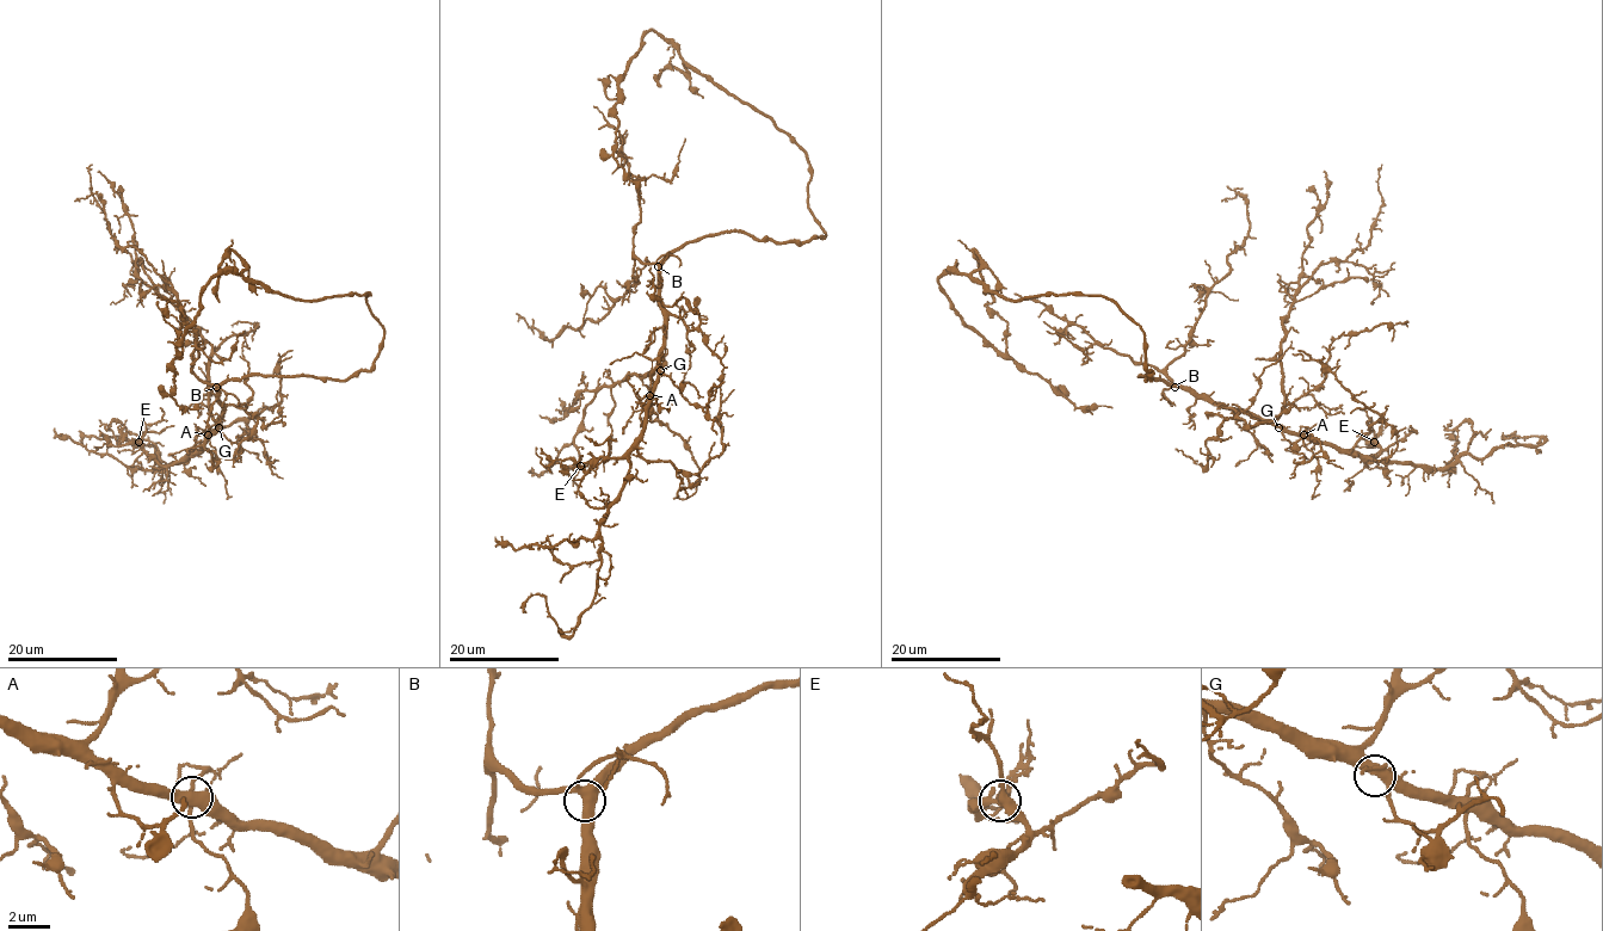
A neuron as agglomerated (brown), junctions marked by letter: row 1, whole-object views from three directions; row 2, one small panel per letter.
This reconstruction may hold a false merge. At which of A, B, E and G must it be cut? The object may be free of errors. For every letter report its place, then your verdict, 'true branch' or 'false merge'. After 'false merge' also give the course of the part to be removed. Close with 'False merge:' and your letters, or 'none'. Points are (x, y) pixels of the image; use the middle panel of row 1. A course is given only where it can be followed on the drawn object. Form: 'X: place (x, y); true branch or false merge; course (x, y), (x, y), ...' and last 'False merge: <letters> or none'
A: place (649, 395); true branch
B: place (658, 266); true branch
E: place (580, 466); true branch
G: place (660, 370); true branch
False merge: none

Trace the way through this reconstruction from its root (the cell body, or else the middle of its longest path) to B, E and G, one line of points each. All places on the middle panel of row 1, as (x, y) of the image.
B: (771, 240), (756, 240), (740, 232), (706, 234), (686, 241), (658, 266)
E: (771, 240), (706, 234), (661, 265), (664, 344), (642, 436), (620, 457), (600, 457), (587, 473), (580, 466)
G: (771, 240), (756, 240), (740, 232), (706, 234), (686, 241), (661, 265), (664, 344), (660, 351), (660, 370)

